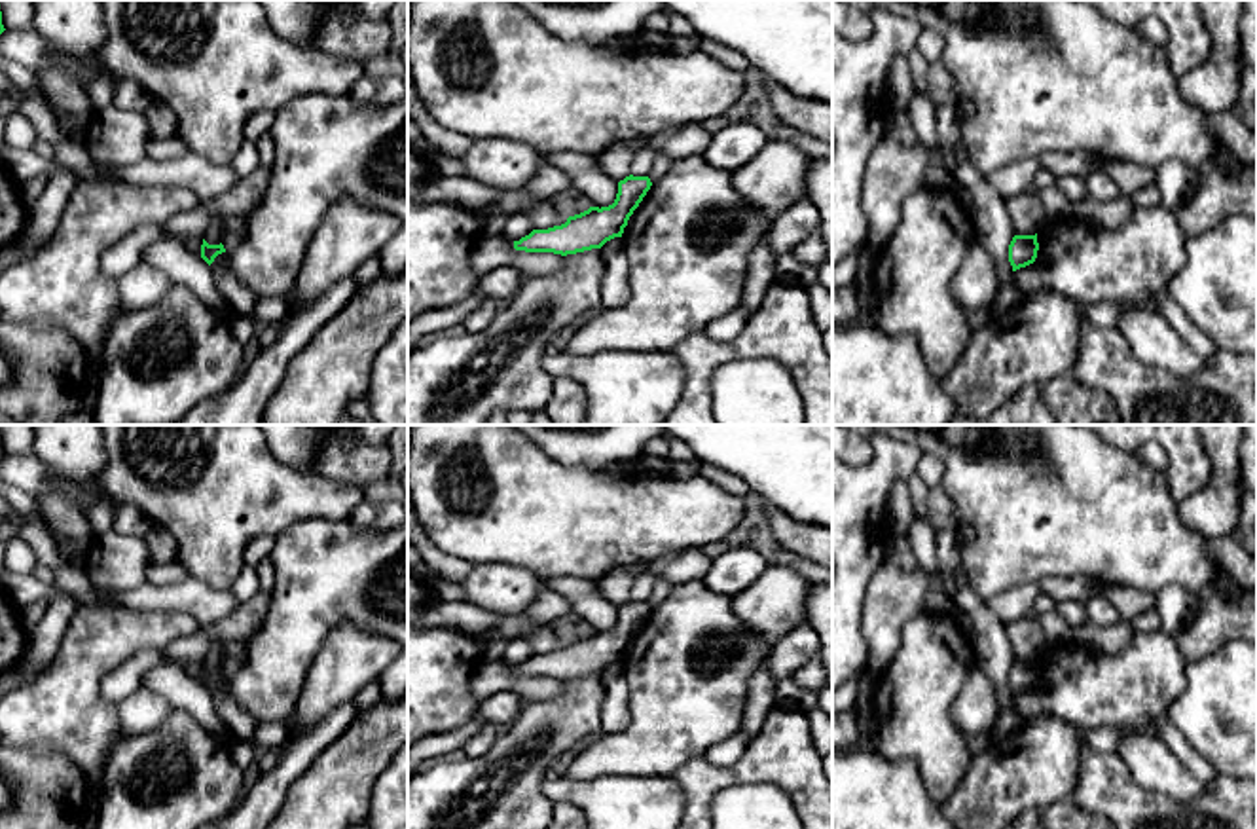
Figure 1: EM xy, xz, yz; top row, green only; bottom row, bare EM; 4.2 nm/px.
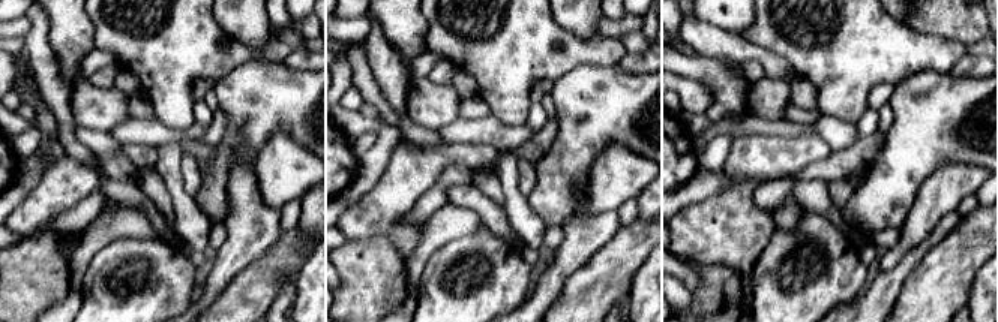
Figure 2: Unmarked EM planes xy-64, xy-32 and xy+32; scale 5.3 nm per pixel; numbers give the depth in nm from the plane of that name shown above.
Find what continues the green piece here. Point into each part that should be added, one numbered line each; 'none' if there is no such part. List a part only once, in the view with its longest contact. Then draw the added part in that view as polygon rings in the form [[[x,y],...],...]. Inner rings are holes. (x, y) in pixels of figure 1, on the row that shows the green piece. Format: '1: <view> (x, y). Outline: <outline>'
none

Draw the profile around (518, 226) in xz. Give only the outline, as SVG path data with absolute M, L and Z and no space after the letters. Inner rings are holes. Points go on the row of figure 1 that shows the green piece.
M510 214L506 218L506 226L501 235L508 241L519 241L531 231L533 231L533 224L529 220L529 214Z

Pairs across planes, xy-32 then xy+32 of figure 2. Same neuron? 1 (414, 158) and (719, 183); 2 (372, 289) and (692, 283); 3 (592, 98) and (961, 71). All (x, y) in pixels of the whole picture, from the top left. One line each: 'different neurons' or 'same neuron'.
1: different neurons
2: different neurons
3: different neurons

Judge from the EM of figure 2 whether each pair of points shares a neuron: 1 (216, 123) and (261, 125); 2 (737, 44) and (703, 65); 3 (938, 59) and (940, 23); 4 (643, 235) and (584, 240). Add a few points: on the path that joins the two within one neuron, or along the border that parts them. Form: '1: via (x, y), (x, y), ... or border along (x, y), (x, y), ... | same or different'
1: border along (219, 107), (227, 117), (227, 131), (215, 146) | different
2: border along (698, 54), (713, 57) | different
3: border along (907, 24), (916, 30), (955, 39), (965, 47) | different
4: border along (622, 226), (589, 261) | different

